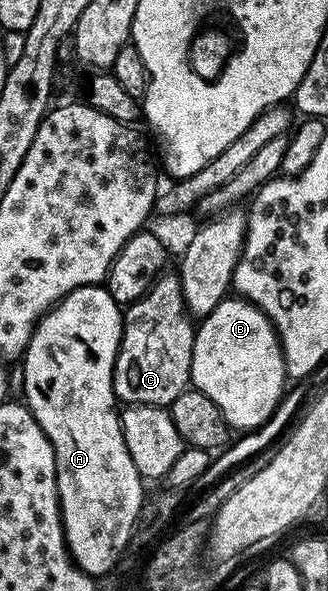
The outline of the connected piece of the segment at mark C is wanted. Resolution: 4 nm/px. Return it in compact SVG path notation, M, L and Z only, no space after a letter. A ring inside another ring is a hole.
M163 272L143 297L124 309L122 342L114 364L114 396L126 405L169 407L191 384L196 325L182 294L181 276L170 272Z

